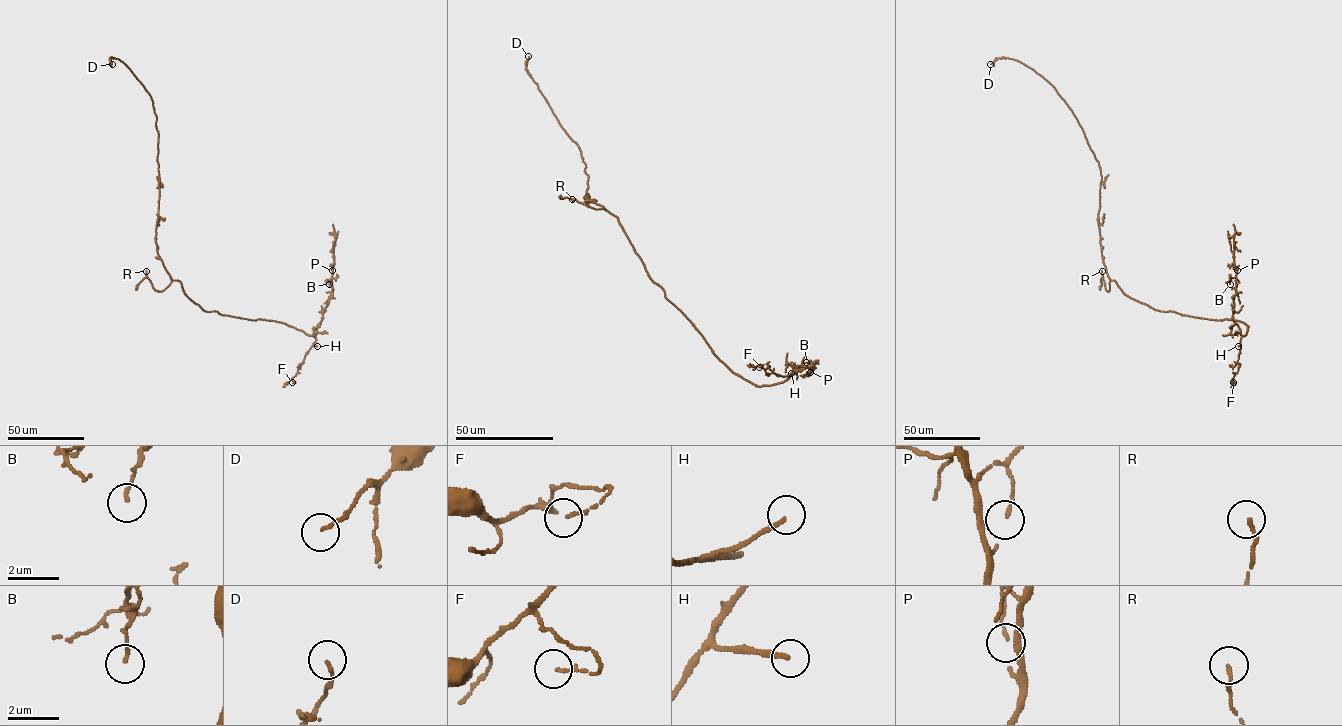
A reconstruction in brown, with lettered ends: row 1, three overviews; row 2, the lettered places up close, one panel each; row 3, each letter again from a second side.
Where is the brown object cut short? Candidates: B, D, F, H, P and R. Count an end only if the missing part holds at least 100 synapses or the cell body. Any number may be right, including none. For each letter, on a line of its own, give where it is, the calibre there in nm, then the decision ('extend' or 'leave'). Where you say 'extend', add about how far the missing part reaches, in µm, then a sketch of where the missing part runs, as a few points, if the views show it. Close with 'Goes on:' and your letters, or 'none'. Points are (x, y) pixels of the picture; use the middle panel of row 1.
B: (806, 362) | 110 nm | leave
D: (528, 56) | 110 nm | leave
F: (759, 367) | 110 nm | leave
H: (791, 373) | 190 nm | extend | 30 µm | (791, 373), (808, 369), (821, 360), (808, 370)
P: (810, 372) | 110 nm | leave
R: (572, 199) | 120 nm | leave
Goes on: H

